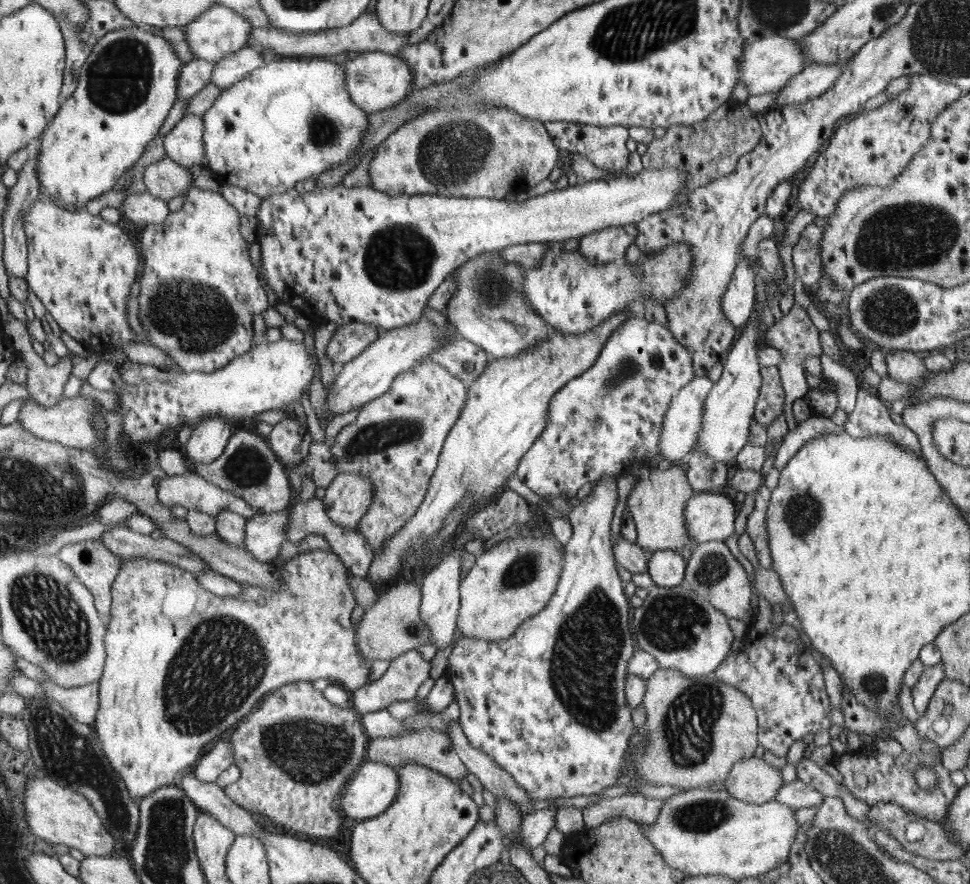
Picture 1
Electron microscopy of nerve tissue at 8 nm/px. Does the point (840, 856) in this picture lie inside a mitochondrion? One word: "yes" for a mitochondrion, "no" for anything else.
yes

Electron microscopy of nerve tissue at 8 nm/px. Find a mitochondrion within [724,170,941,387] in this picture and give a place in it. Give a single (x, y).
(889, 311)

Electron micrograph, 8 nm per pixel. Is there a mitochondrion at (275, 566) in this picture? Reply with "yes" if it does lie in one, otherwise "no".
no

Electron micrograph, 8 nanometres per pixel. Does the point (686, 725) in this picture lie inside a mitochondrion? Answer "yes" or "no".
yes

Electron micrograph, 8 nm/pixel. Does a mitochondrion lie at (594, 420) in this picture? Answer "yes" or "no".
yes

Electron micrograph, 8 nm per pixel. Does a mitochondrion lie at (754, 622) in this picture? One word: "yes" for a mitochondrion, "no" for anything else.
no

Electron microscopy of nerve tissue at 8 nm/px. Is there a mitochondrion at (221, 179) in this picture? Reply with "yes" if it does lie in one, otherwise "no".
no

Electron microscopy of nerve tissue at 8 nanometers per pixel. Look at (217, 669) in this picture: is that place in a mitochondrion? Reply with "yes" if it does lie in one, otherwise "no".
yes

